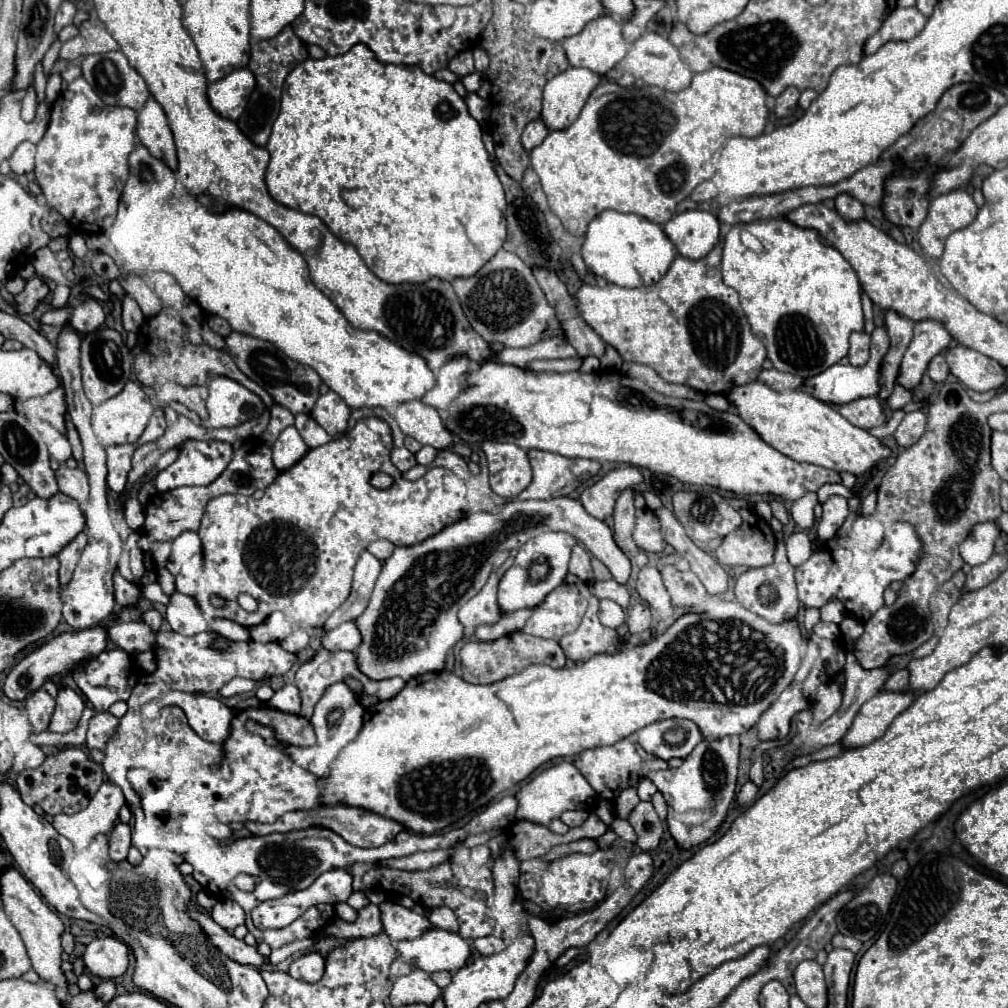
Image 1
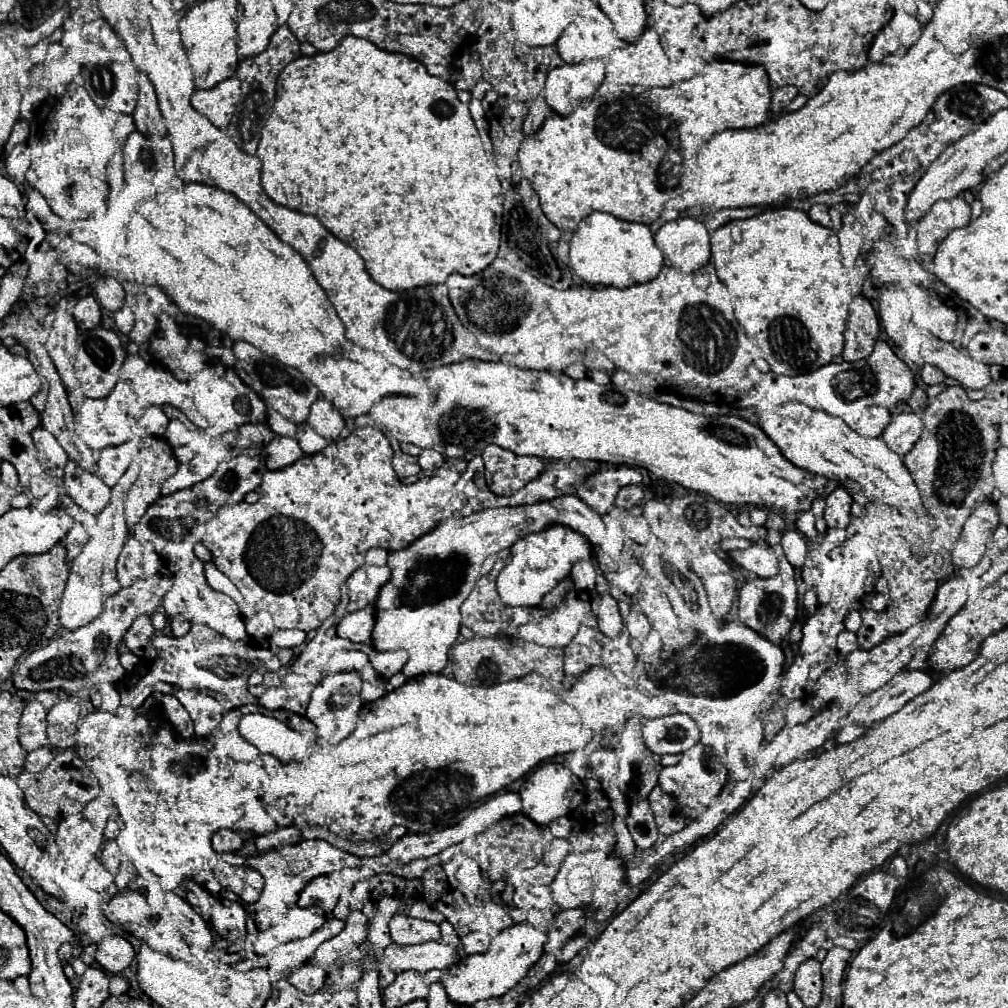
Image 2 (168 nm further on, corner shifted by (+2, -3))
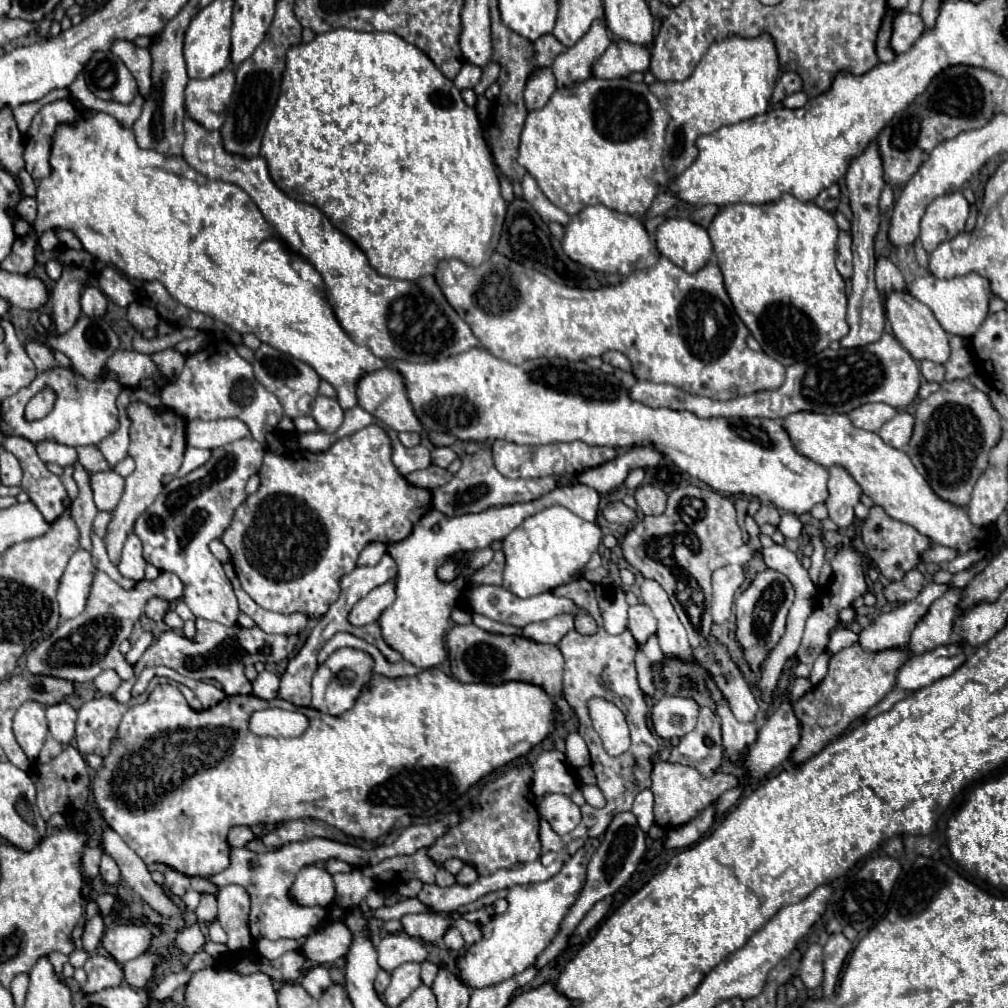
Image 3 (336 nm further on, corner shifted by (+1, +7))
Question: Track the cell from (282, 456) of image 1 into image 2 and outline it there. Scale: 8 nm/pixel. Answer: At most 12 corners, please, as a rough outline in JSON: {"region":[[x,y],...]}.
{"region":[[274,436],[266,450],[268,470],[304,456],[292,436]]}

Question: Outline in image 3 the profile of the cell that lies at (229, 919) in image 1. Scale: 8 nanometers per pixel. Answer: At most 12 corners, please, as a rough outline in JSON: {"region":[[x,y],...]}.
{"region":[[241,886],[217,892],[217,922],[249,930],[249,894]]}

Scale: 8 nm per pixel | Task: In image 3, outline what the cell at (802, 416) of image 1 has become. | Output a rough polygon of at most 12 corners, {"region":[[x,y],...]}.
{"region":[[793,412],[799,454],[845,468],[891,518],[967,552],[987,540],[903,450],[847,414]]}

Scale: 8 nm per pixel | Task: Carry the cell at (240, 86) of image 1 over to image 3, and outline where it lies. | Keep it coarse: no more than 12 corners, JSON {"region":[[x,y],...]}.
{"region":[[221,70],[189,80],[187,114],[207,130],[221,128],[235,74]]}

